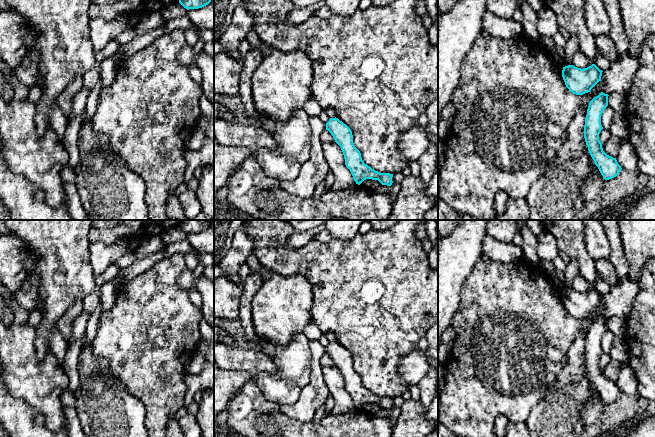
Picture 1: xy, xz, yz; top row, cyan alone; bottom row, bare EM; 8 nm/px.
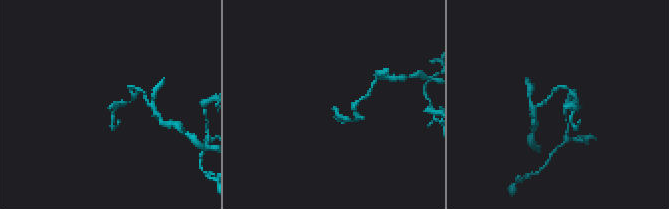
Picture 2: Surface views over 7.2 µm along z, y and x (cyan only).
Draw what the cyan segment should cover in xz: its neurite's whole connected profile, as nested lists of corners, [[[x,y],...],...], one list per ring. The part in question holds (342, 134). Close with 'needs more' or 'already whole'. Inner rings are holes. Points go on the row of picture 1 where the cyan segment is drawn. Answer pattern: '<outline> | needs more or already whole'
[[[330,118],[326,123],[326,130],[333,136],[341,147],[345,165],[350,170],[356,184],[360,185],[366,179],[378,180],[382,185],[391,186],[393,174],[380,173],[364,163],[360,151],[353,143],[351,129],[338,118]]] | already whole

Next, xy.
[[[179,0],[179,3],[187,10],[202,8],[210,2],[211,0]]] | already whole

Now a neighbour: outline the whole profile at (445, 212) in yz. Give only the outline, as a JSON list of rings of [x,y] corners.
[[[438,199],[438,220],[459,220],[459,214],[457,210],[451,207],[447,202]]]

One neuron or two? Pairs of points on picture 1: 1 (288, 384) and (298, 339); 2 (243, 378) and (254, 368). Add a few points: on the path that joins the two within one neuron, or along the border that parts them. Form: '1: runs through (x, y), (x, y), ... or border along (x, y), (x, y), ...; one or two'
1: runs through (293, 373), (293, 360), (298, 350); one
2: border along (226, 369), (244, 370), (253, 378); two

